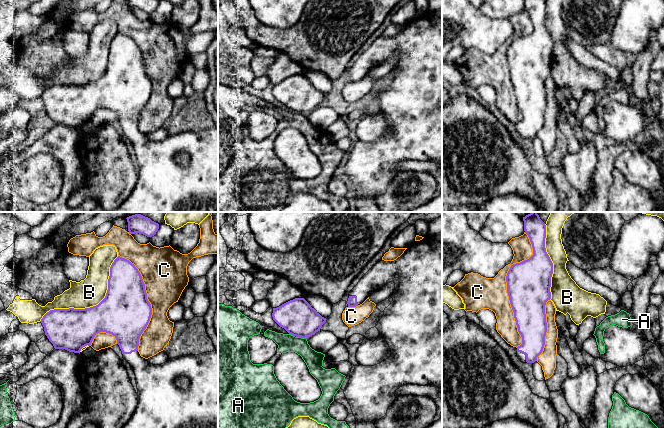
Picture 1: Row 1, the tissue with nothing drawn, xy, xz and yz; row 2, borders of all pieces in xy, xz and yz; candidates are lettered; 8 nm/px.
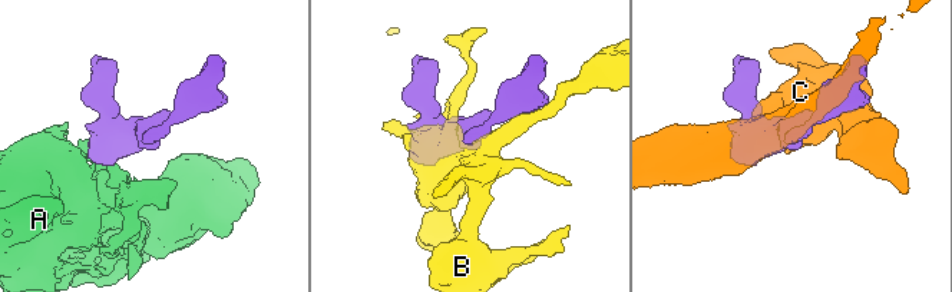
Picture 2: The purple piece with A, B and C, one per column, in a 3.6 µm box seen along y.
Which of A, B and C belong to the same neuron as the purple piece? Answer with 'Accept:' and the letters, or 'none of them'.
Accept: none of them

